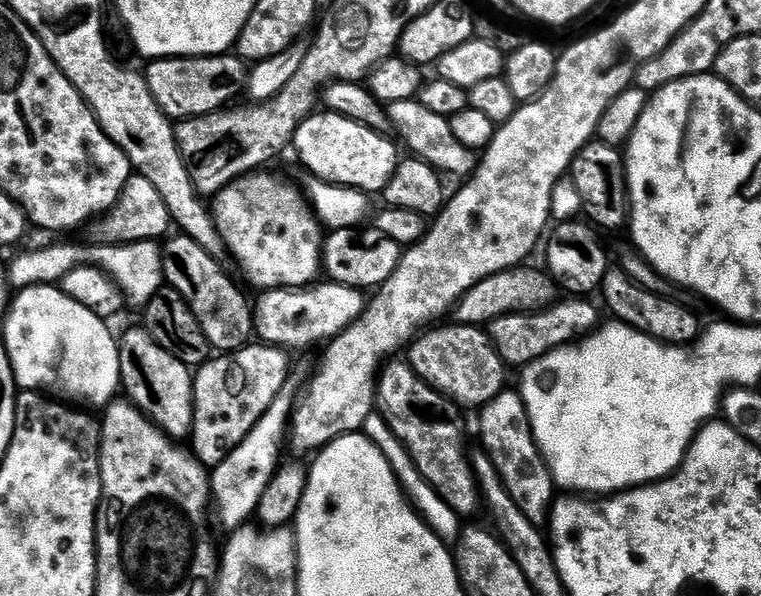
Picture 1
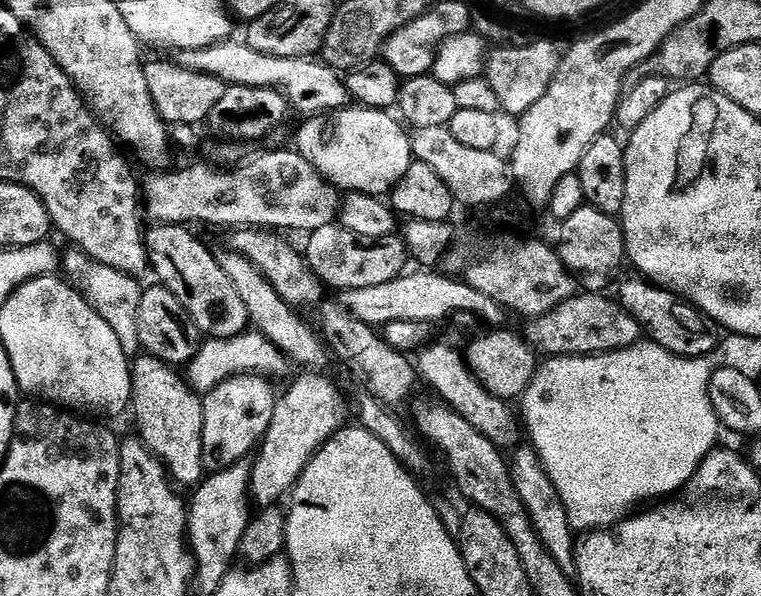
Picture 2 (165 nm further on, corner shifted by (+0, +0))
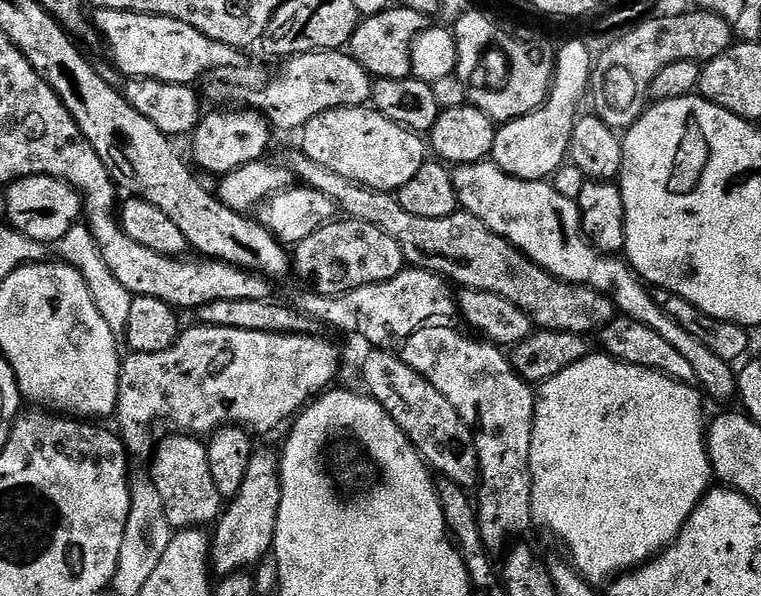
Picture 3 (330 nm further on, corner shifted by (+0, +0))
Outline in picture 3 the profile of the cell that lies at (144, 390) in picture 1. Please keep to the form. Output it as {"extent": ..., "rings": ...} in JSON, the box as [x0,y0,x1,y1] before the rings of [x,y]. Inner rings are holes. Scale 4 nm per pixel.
{"extent":[150,434,222,530],"rings":[[[192,434],[172,435],[176,436],[168,436],[161,444],[159,441],[155,445],[150,464],[151,476],[164,503],[169,526],[171,529],[183,530],[215,525],[222,515],[222,498],[210,474],[207,443]]]}

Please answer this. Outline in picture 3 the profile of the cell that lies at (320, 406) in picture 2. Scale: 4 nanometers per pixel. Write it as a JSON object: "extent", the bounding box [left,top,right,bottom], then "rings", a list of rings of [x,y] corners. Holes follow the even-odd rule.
{"extent":[210,447,280,577],"rings":[[[257,447],[250,458],[242,490],[227,501],[210,536],[210,568],[217,577],[251,569],[276,543],[276,523],[280,505],[280,456],[272,448]]]}

